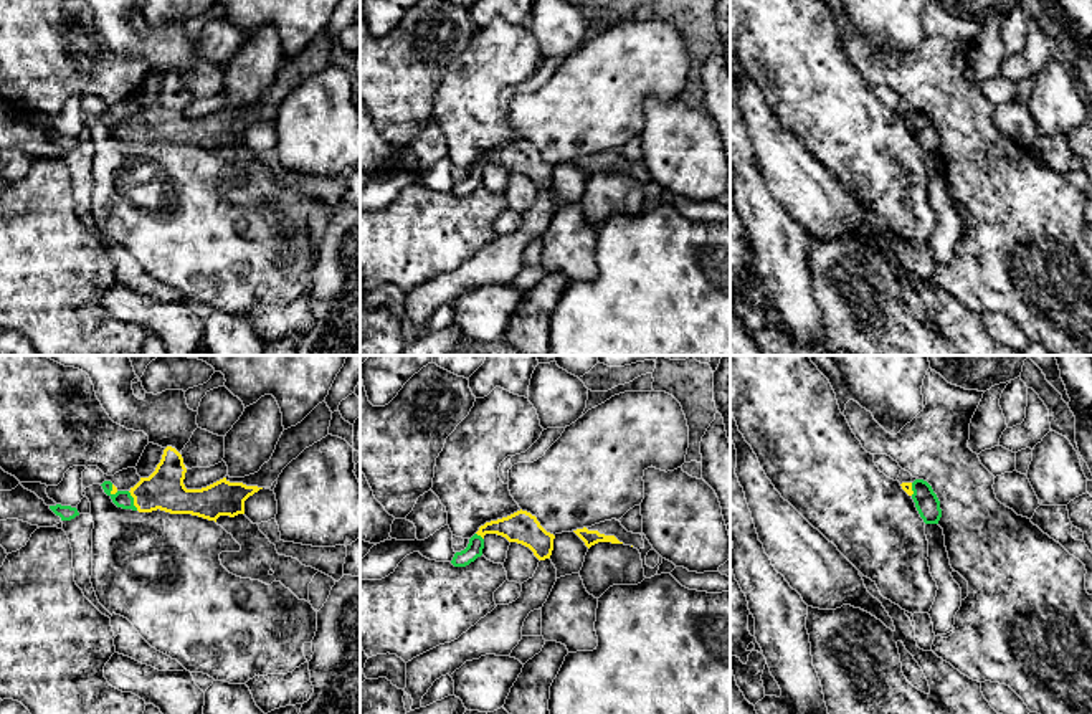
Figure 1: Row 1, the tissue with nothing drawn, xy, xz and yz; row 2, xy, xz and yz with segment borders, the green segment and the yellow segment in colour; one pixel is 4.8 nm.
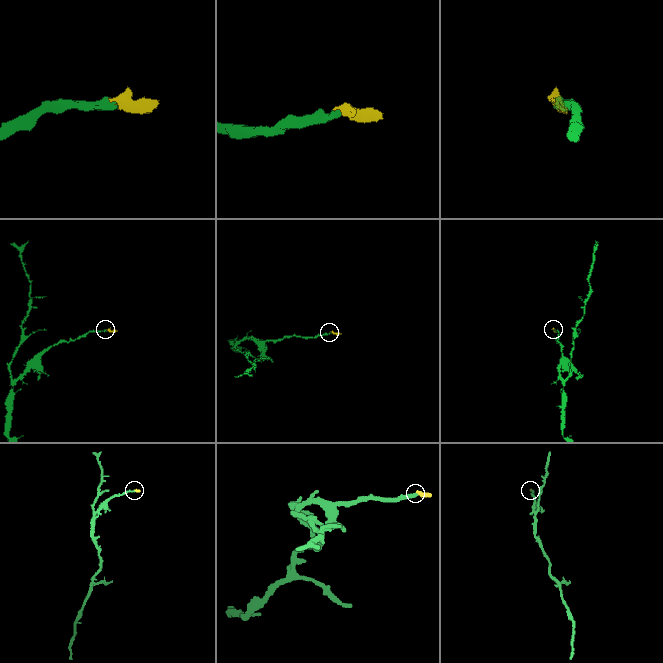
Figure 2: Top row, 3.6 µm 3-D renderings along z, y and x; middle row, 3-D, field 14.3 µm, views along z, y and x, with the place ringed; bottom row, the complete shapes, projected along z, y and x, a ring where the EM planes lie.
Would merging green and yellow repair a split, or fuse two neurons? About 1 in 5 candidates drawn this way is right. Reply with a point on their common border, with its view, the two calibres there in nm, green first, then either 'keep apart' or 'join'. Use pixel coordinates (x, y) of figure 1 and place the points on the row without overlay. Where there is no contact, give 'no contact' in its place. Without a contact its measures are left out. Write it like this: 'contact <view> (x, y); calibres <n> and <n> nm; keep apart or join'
contact xy (132, 131); calibres 80 and 200 nm; join

